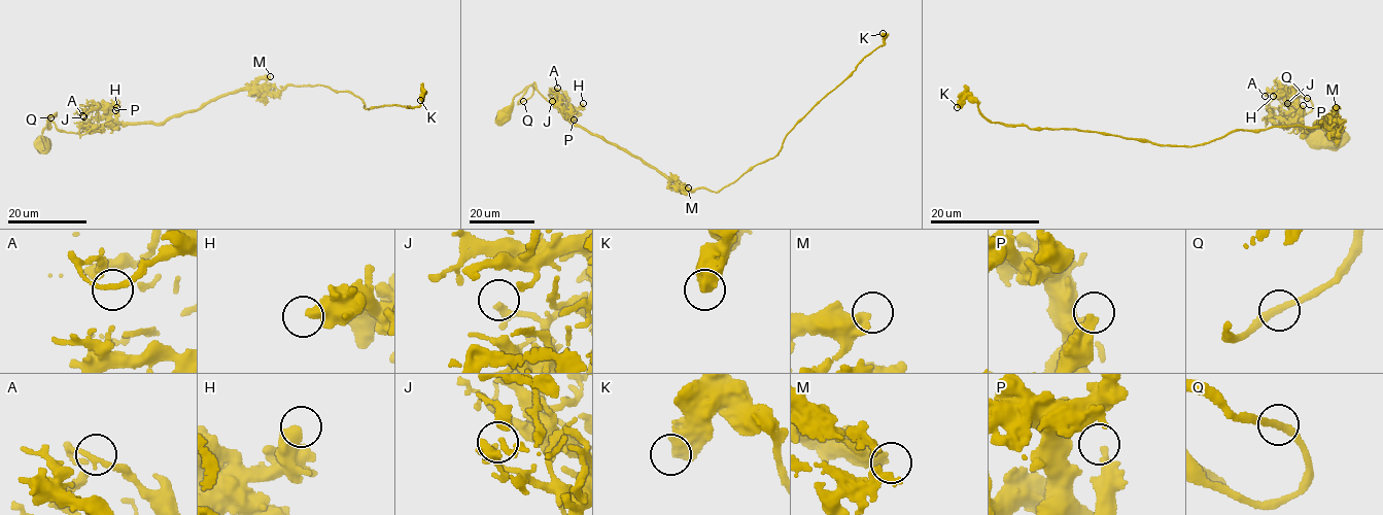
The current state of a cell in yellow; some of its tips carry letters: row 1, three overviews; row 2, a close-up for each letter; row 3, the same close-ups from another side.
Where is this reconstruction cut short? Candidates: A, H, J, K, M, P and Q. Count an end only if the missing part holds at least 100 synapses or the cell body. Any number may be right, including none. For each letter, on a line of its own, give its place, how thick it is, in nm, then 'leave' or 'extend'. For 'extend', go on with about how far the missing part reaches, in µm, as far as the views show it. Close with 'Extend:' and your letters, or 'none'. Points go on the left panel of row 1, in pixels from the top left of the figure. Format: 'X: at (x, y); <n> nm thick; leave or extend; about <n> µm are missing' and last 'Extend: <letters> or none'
A: at (82, 115); 180 nm thick; leave
H: at (116, 107); 500 nm thick; leave
J: at (83, 116); 240 nm thick; leave
K: at (420, 100); 550 nm thick; leave
M: at (270, 76); 500 nm thick; leave
P: at (115, 110); 280 nm thick; leave
Q: at (50, 117); 260 nm thick; leave
Extend: none

